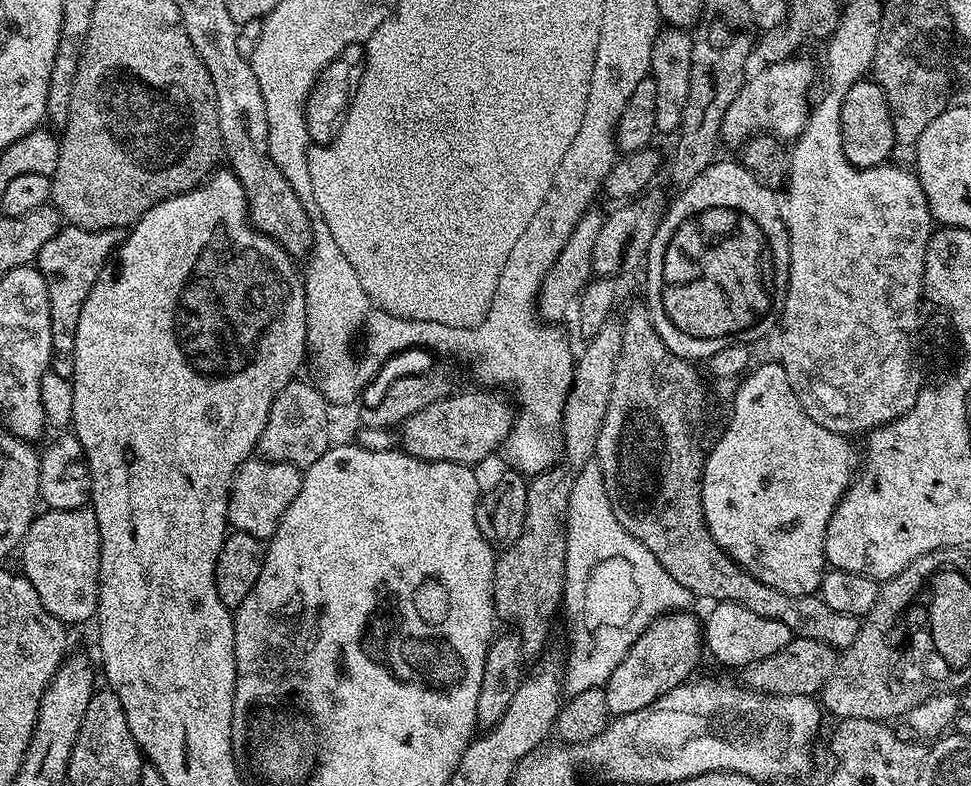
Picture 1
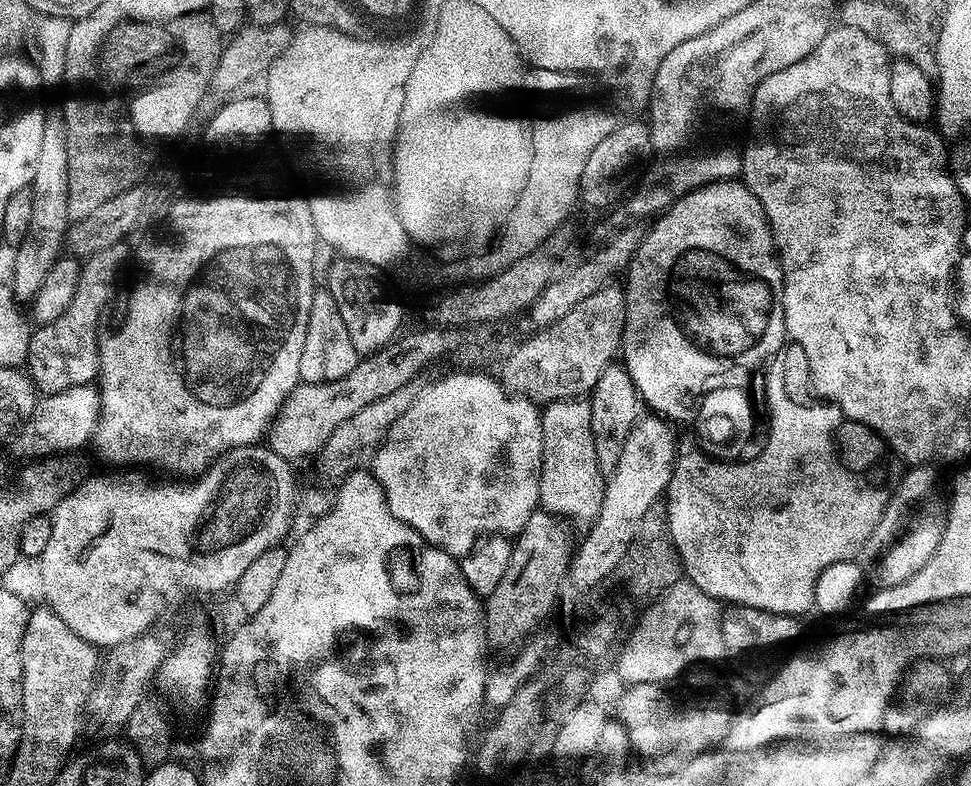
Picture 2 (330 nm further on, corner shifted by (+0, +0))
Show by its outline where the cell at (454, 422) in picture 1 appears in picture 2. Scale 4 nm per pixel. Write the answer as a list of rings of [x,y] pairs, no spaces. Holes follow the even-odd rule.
[[[616,282],[604,284],[588,298],[582,298],[582,302],[563,318],[558,318],[558,322],[521,339],[521,344],[505,358],[498,371],[499,379],[509,393],[537,402],[561,400],[567,396],[583,397],[591,393],[598,378],[602,378],[602,370],[617,359],[625,322],[623,287]]]

